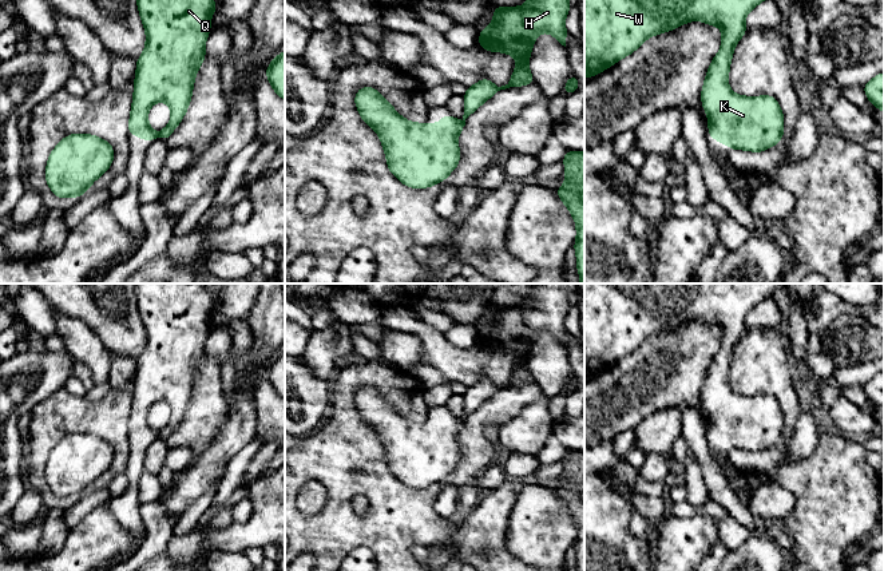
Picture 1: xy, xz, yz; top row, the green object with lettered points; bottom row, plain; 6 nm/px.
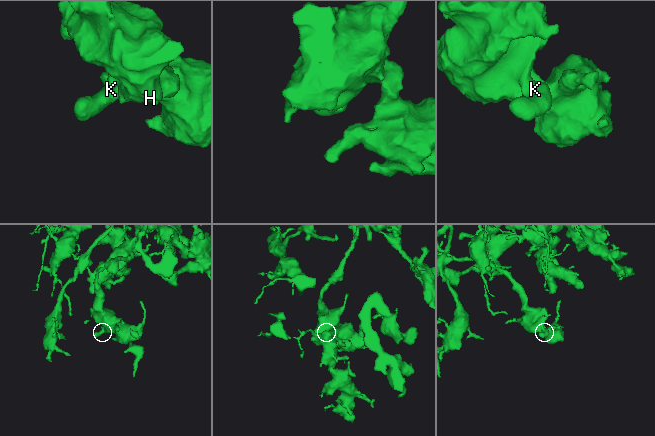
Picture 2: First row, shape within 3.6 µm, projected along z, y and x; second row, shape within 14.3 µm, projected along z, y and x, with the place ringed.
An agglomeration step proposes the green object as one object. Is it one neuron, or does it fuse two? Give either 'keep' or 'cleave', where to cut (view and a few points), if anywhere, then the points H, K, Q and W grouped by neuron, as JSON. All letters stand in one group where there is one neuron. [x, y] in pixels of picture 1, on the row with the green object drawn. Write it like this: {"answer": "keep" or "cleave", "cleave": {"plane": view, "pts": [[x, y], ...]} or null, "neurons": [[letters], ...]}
{"answer": "keep", "cleave": null, "neurons": [["H", "K", "Q", "W"]]}

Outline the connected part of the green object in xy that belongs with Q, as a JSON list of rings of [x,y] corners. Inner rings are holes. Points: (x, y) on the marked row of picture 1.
[[[136,0],[136,5],[146,29],[146,47],[136,60],[128,136],[139,135],[143,142],[154,142],[156,136],[167,140],[190,106],[194,79],[206,58],[205,44],[217,5],[214,0]],[[156,102],[166,102],[171,110],[170,123],[158,134],[147,119],[150,107]]]

